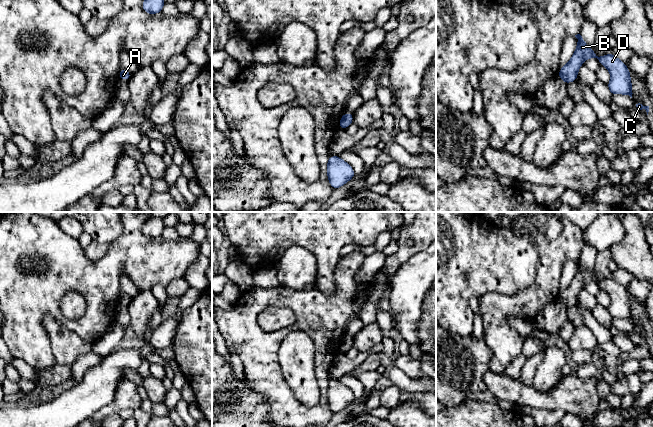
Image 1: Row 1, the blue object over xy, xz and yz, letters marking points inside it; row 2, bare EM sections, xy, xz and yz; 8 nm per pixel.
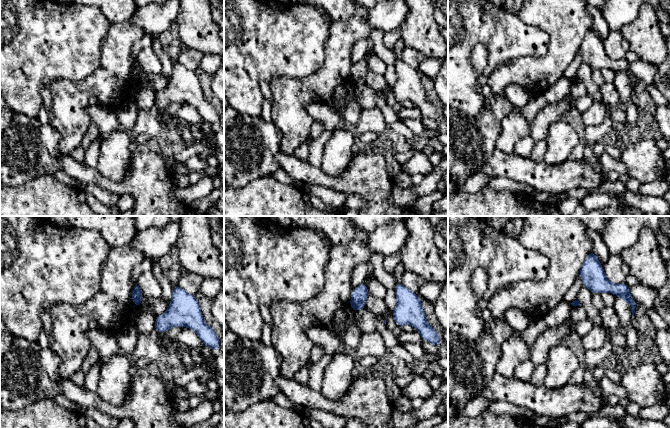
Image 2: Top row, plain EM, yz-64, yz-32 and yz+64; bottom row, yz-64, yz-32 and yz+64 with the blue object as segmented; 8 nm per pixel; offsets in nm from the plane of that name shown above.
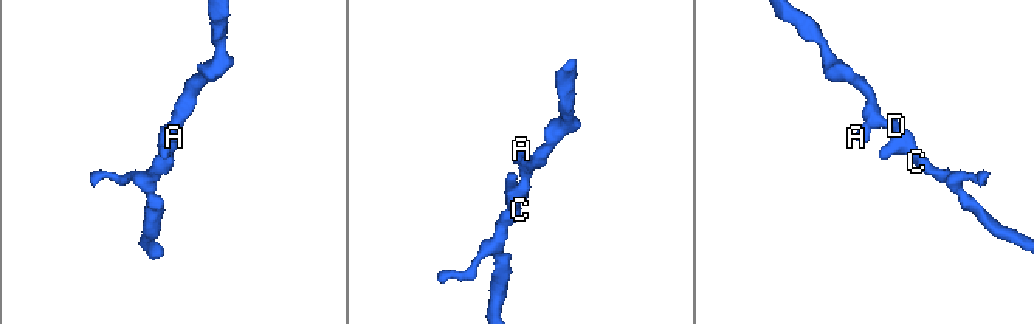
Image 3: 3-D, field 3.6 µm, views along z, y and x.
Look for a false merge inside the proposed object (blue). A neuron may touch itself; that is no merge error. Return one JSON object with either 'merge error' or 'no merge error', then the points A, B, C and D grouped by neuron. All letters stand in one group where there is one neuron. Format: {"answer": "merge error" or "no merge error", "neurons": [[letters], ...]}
{"answer": "no merge error", "neurons": [["A", "B", "C", "D"]]}

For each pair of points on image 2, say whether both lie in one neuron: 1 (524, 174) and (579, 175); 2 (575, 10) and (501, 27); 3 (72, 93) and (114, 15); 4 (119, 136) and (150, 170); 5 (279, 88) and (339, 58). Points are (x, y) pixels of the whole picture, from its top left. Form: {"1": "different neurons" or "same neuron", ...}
{"1": "same neuron", "2": "different neurons", "3": "different neurons", "4": "different neurons", "5": "same neuron"}

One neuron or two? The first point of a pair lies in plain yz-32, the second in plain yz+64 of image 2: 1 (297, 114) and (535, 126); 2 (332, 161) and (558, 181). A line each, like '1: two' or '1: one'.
1: two
2: two

